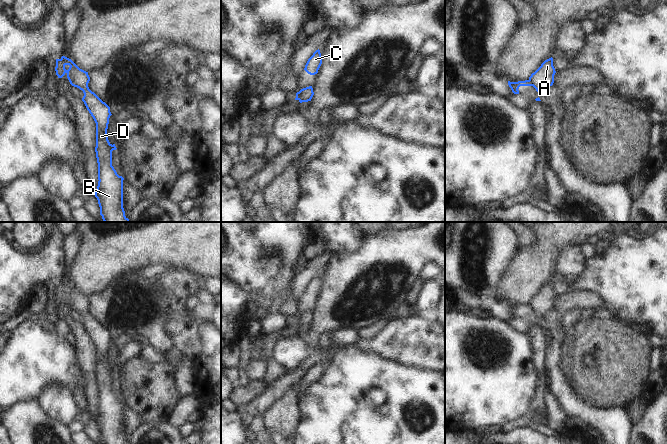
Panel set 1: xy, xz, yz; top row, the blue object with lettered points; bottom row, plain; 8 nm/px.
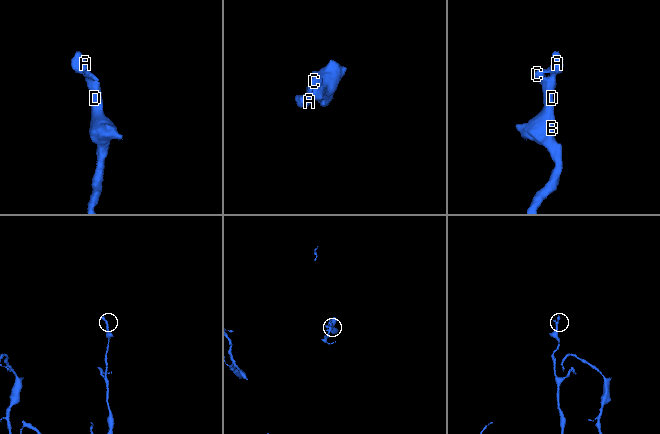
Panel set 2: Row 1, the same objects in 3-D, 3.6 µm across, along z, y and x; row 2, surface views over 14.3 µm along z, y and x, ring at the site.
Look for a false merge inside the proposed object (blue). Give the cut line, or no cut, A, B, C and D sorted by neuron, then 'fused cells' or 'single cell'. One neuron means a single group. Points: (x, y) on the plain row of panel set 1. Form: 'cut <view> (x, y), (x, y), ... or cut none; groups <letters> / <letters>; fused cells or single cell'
cut none; groups A B C D; single cell

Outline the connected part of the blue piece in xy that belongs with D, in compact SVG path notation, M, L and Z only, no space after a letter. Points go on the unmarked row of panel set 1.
M65 280L56 283L55 295L58 302L66 298L70 308L83 315L82 325L96 347L95 376L99 405L95 421L100 431L100 439L103 444L129 444L123 432L124 402L119 400L112 390L112 375L117 372L109 366L107 359L109 342L112 339L110 331L89 313L88 296L80 293L71 283Z

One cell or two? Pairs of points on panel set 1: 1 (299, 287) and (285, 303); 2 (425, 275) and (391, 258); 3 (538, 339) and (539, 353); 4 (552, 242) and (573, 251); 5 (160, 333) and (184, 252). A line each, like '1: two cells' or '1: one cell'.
1: two cells
2: two cells
3: one cell
4: two cells
5: two cells

